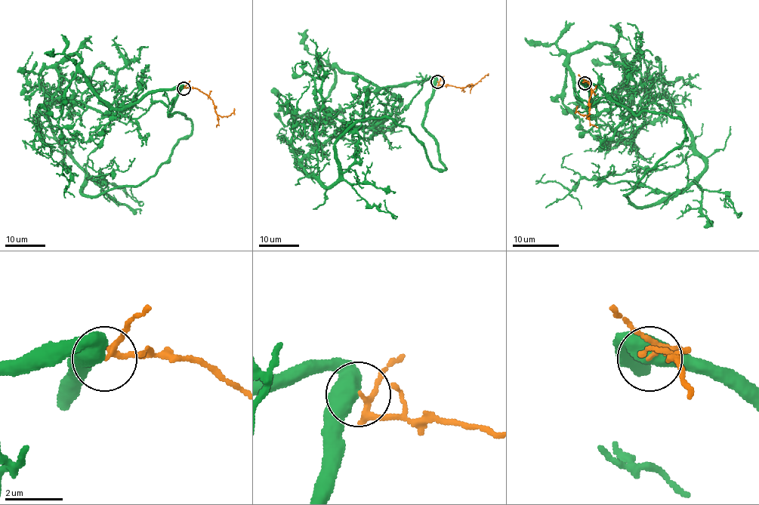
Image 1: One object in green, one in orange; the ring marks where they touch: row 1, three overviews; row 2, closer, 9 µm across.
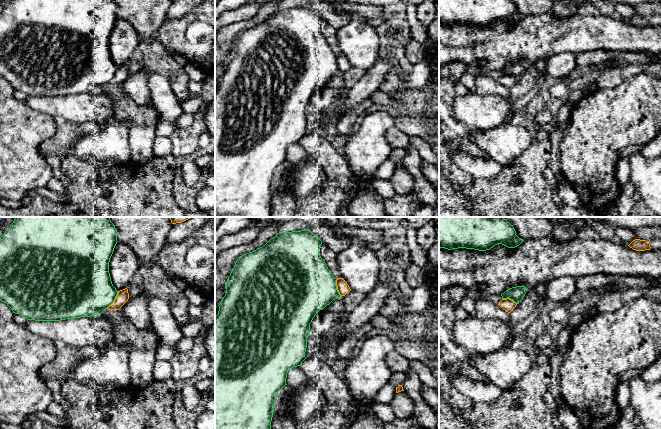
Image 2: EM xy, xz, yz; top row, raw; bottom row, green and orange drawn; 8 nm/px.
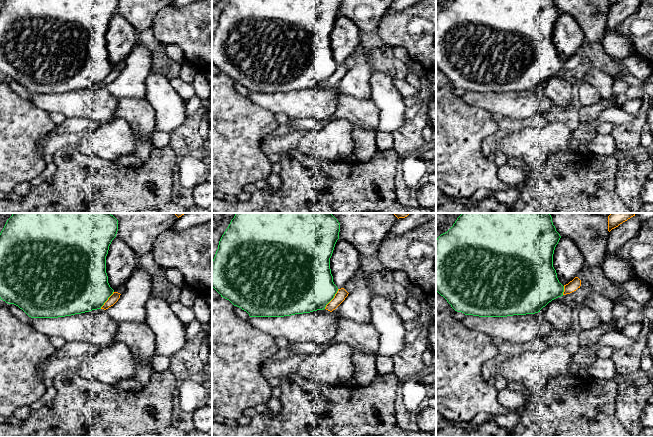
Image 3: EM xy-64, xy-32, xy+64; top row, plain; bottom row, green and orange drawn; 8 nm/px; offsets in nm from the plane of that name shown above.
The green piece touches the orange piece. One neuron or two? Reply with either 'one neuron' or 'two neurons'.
two neurons

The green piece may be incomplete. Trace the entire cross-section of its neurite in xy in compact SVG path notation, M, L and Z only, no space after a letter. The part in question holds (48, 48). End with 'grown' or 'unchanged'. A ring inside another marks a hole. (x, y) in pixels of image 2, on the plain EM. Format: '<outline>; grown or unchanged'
M11 0L5 9L0 13L0 76L6 79L15 90L24 92L27 96L35 97L60 97L66 95L74 95L81 93L90 93L93 91L99 91L106 86L115 76L118 67L113 62L110 49L109 49L109 38L114 28L114 24L117 20L117 5L114 0Z; unchanged

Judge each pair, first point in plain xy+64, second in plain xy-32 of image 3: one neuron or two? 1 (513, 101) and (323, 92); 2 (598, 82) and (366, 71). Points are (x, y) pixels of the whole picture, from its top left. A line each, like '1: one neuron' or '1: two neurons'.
1: one neuron
2: two neurons

